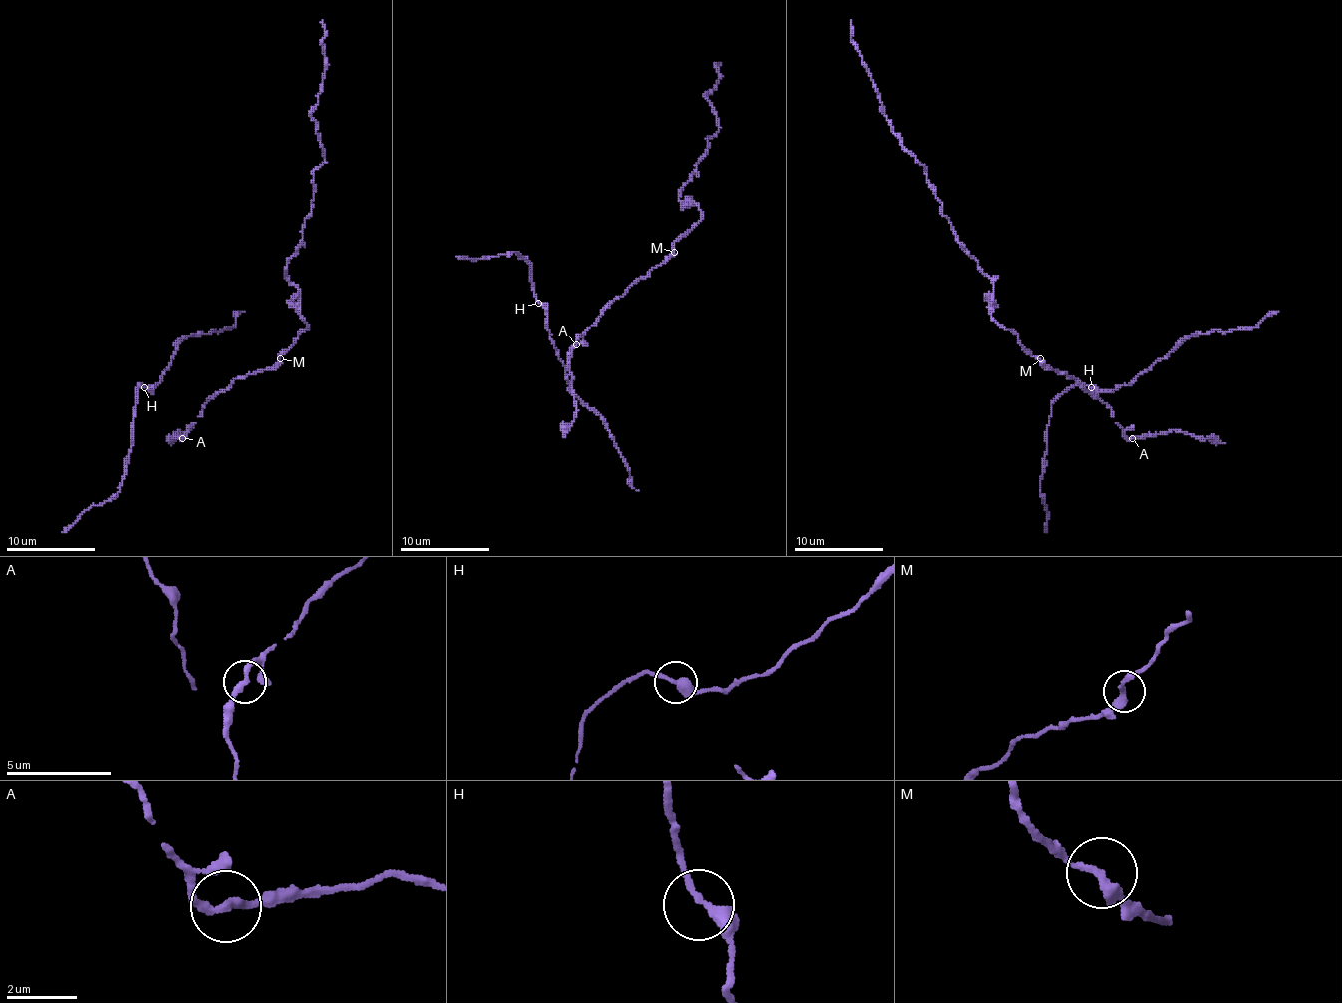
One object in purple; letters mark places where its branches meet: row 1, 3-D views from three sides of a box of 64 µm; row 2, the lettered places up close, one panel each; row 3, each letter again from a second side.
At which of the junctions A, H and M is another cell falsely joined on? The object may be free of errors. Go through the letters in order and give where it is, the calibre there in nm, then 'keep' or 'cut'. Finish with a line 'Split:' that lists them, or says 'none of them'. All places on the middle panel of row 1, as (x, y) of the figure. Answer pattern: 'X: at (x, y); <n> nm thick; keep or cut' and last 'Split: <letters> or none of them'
A: at (576, 344); 260 nm thick; keep
H: at (538, 303); 280 nm thick; keep
M: at (674, 252); 280 nm thick; keep
Split: none of them

